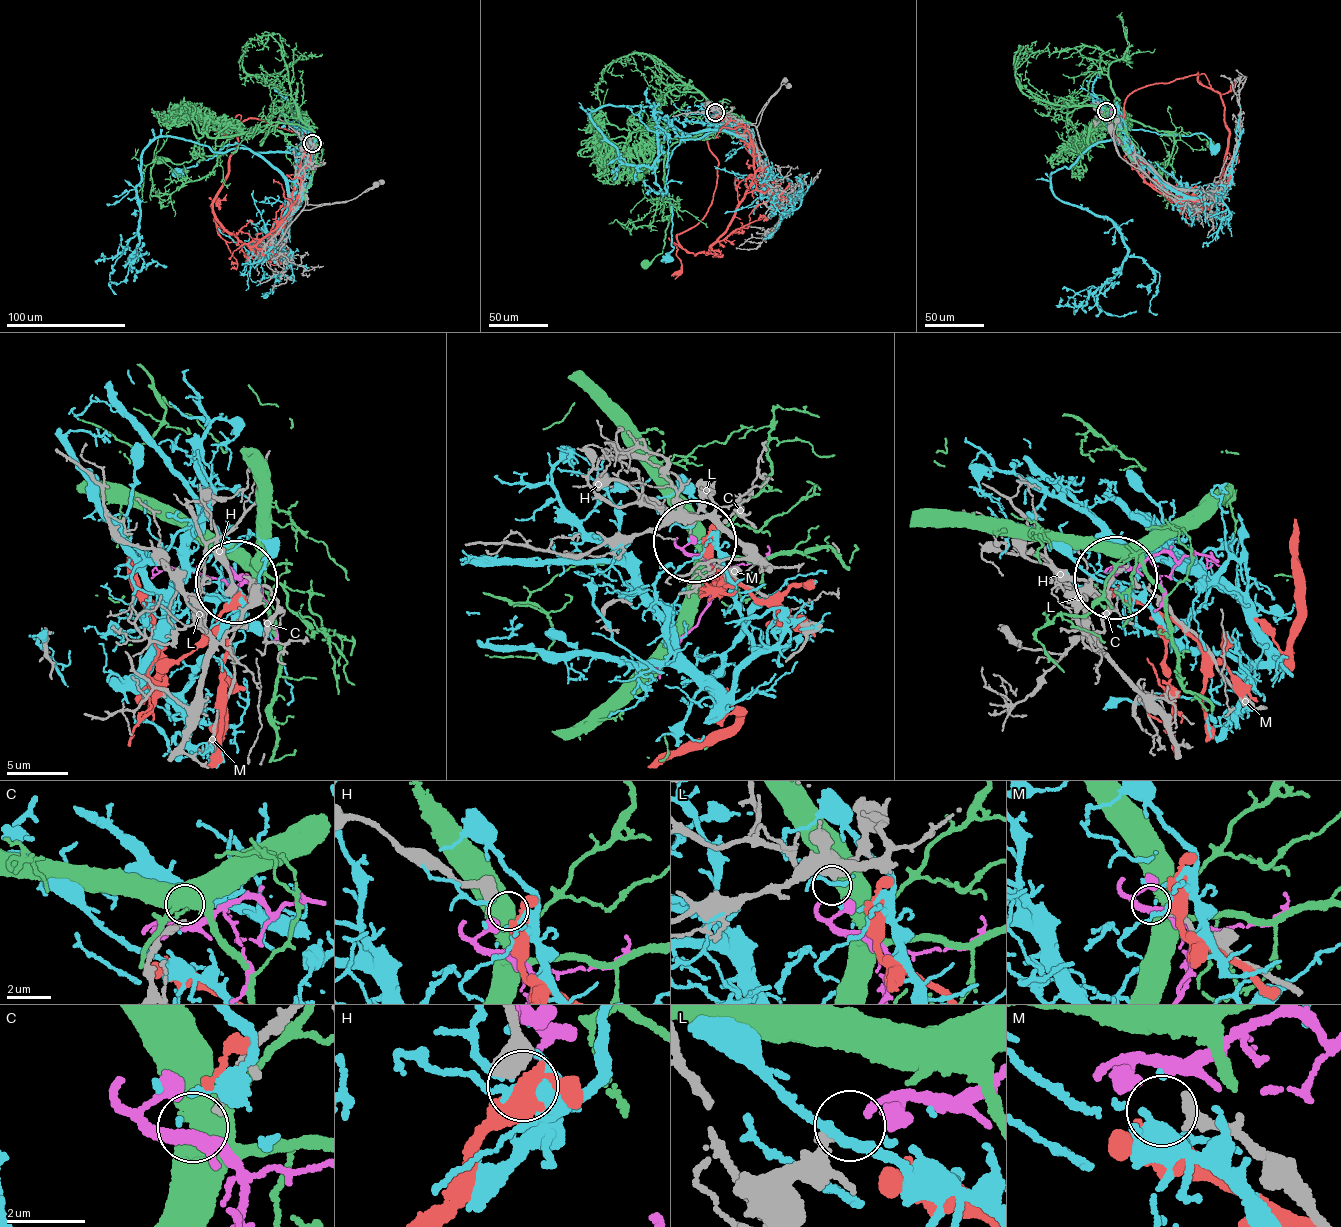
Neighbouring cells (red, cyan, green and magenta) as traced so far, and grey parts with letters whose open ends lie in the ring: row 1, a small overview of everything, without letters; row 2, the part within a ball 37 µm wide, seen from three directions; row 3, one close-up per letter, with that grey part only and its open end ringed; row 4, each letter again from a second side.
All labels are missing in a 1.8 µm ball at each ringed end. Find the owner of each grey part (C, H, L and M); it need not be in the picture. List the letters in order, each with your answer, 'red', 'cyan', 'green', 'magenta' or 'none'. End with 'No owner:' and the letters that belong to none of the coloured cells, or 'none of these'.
C: none
H: red
L: magenta
M: none
No owner: C, M

